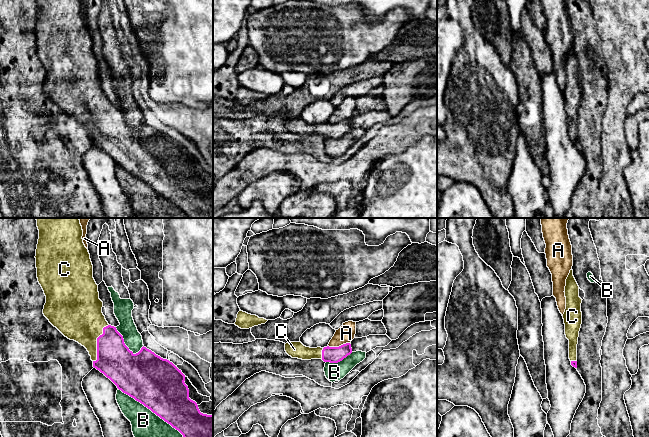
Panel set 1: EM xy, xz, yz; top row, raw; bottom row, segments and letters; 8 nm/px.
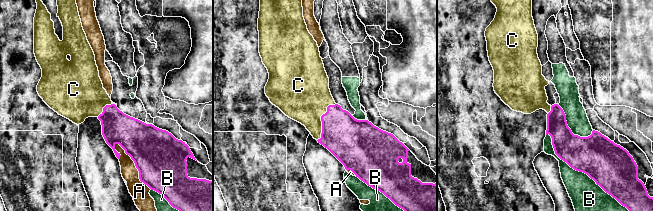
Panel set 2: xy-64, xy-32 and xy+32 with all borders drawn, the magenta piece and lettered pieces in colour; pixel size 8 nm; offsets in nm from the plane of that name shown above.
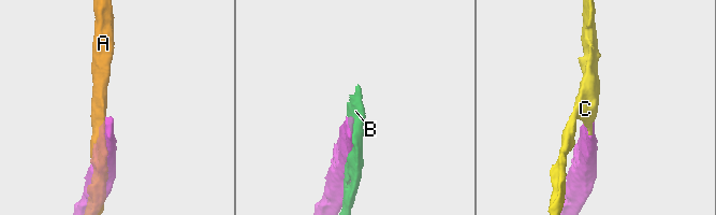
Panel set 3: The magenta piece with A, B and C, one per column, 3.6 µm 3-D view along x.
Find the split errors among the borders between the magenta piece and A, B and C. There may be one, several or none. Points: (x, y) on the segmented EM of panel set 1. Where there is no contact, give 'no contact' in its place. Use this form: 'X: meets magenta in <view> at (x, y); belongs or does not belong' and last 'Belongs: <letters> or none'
A: meets magenta in xz at (339, 346); does not belong
B: meets magenta in xy at (151, 410); does not belong
C: meets magenta in xy at (97, 343); belongs
Belongs: C

